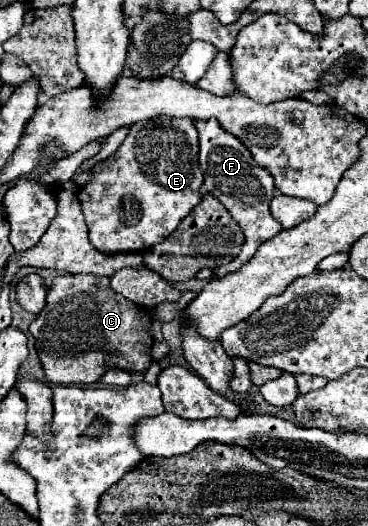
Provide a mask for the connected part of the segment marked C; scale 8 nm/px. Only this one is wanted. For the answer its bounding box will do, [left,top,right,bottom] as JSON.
[30,275,153,385]

